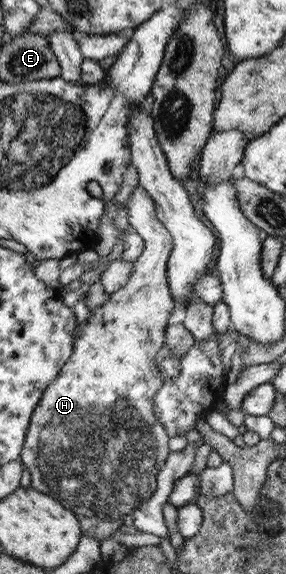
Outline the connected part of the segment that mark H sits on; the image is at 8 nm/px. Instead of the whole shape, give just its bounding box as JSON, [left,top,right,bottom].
[20,184,175,525]

